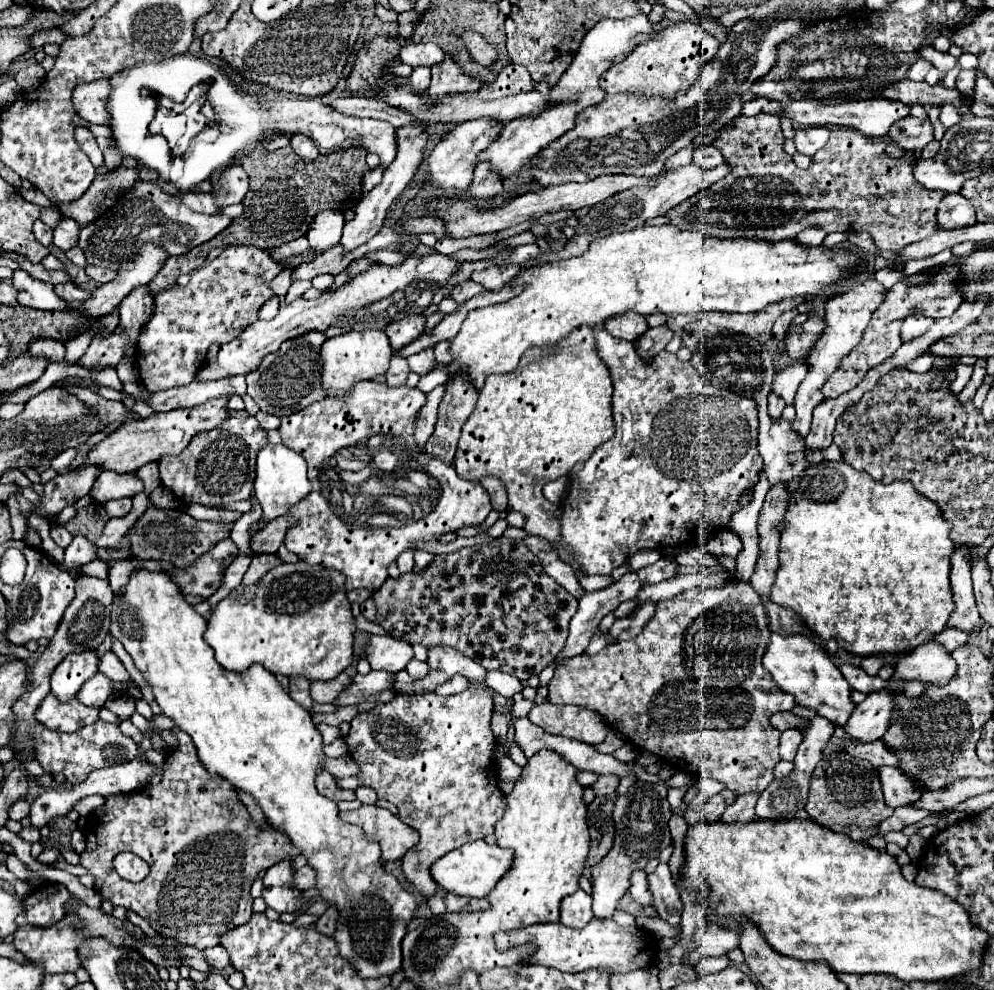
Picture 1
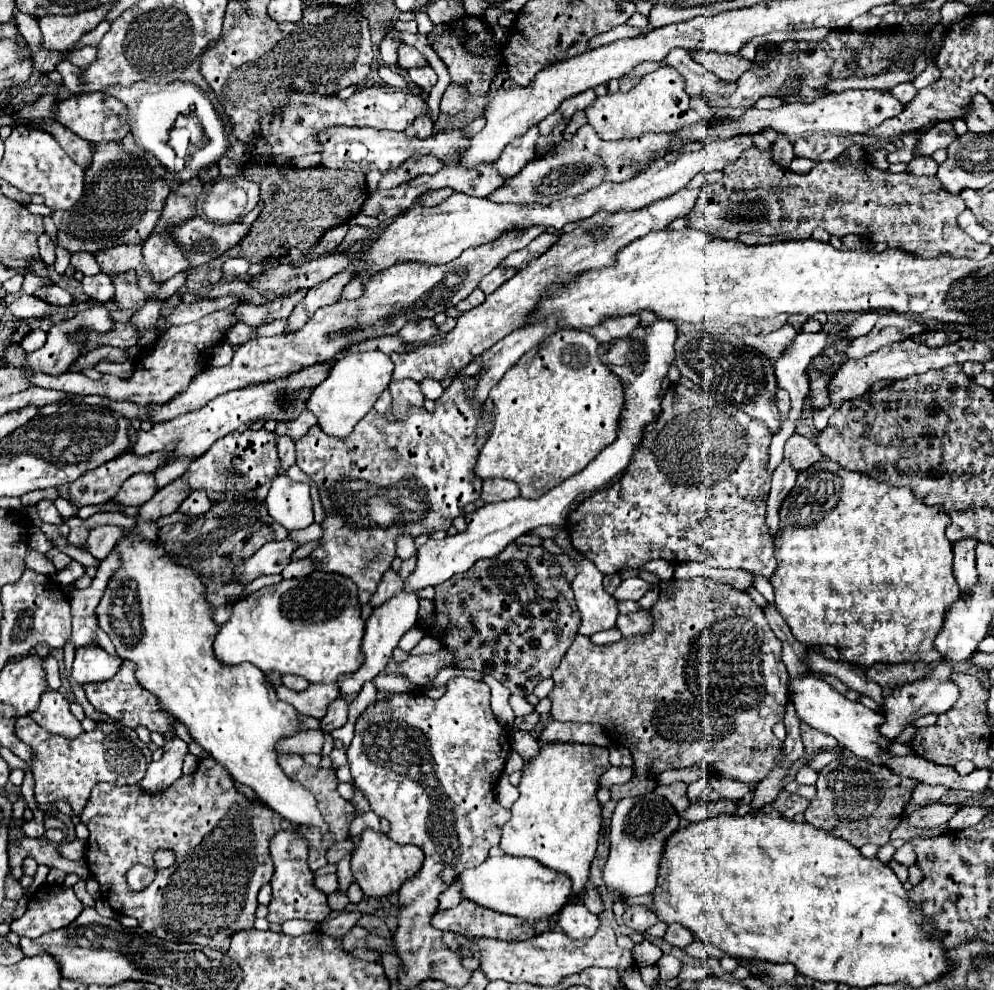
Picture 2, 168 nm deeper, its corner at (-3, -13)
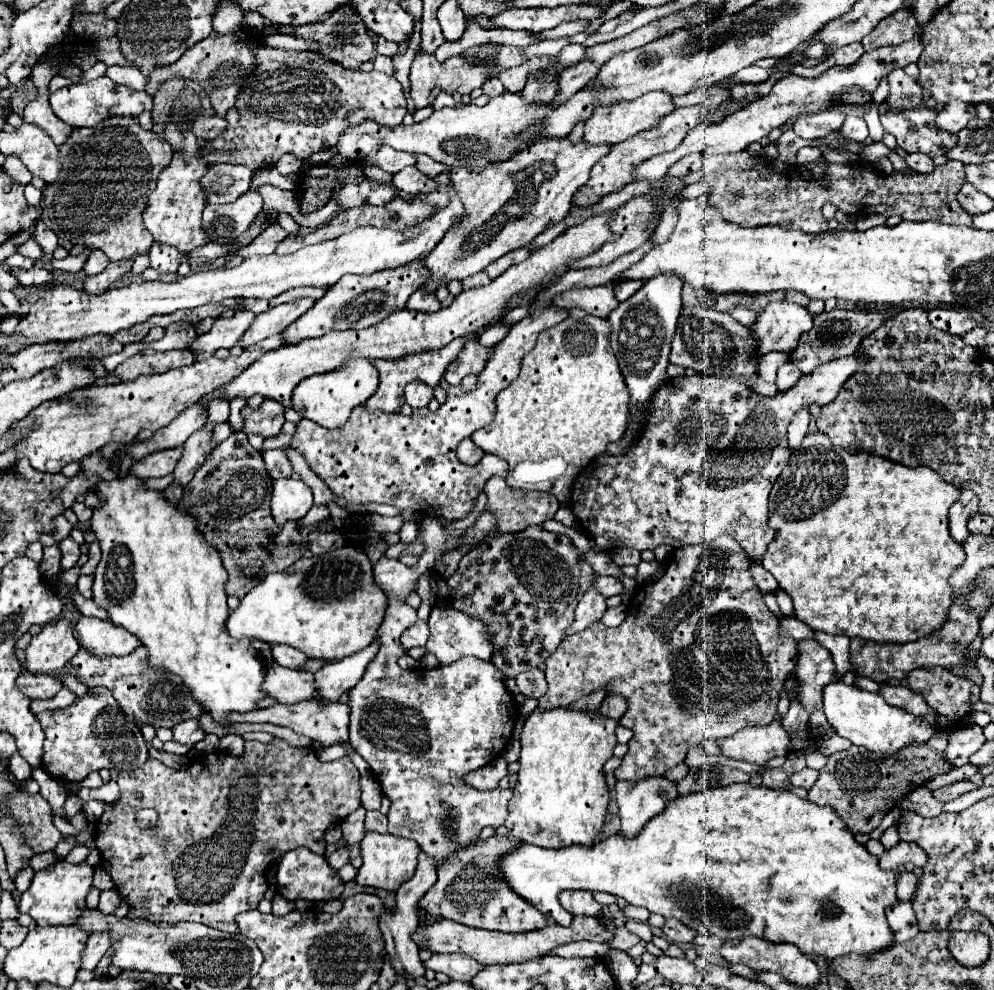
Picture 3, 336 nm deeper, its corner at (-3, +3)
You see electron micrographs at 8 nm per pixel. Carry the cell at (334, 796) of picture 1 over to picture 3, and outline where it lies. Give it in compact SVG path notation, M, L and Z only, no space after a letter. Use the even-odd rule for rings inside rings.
M274 738L268 744L246 742L240 758L212 752L180 770L148 758L142 768L120 772L118 786L122 798L106 804L96 824L96 846L102 854L104 870L130 904L128 916L150 922L200 922L230 934L238 932L236 916L254 910L264 898L268 890L264 874L276 856L298 846L324 854L326 828L360 806L360 774L348 756L334 762L320 762L310 746L298 748L282 738ZM142 808L158 812L154 828L138 828L136 812Z

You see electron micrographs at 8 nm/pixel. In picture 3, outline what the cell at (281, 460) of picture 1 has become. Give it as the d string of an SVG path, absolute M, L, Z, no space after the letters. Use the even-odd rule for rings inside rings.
M282 478L274 482L272 492L272 516L276 524L286 524L290 520L302 520L312 508L312 490L302 480Z

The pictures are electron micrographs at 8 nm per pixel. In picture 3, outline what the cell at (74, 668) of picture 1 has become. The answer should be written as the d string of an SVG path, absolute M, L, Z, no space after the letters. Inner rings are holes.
M82 616L76 622L76 636L84 648L98 656L126 656L142 646L134 634L126 632L122 626L112 624L110 618L98 620Z

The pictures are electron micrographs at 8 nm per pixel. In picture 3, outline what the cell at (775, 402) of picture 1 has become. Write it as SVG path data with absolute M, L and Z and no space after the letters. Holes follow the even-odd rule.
M786 362L784 366L778 368L778 376L776 376L778 390L786 390L788 386L794 386L800 376L802 376L802 372L798 372L798 368L794 368L794 364Z

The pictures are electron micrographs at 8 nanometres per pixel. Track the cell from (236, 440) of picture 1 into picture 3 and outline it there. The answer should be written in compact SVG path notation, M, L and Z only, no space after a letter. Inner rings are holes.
M264 400L258 408L244 406L242 416L246 420L246 430L244 432L254 432L264 438L272 438L282 430L284 420L284 410L286 406L278 404L276 400Z

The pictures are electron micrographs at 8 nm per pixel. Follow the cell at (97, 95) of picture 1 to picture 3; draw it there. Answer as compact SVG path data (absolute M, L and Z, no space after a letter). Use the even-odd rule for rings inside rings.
M102 76L86 84L72 84L72 86L60 88L58 92L50 94L50 108L62 122L66 122L72 128L80 128L80 126L96 126L98 122L110 116L138 116L144 110L152 110L152 98L146 92L130 90Z

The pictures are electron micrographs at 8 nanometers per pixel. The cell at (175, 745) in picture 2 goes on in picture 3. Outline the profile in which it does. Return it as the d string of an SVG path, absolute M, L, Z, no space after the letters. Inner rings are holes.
M184 720L182 724L174 726L174 740L180 744L196 744L206 738L206 732L200 728L198 720Z

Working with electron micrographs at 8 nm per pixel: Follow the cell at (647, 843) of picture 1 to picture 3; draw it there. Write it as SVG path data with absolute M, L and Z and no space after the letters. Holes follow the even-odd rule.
M650 776L642 780L622 780L616 784L616 800L620 806L622 834L626 838L636 836L642 826L660 814L668 800L678 796L676 782L664 776Z

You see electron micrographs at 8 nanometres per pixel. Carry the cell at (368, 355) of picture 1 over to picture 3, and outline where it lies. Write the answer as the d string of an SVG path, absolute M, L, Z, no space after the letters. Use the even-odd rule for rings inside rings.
M350 358L350 362L340 370L328 374L316 374L302 380L302 384L298 384L298 388L294 390L292 408L302 418L308 418L318 426L338 428L348 420L350 412L356 406L362 406L376 392L376 388L378 388L378 372L372 366L372 362L364 358Z

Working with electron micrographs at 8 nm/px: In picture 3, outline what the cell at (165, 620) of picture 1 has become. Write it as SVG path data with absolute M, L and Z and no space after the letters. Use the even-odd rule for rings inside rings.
M132 474L110 482L100 480L94 486L94 494L100 504L92 514L92 530L102 548L102 560L94 574L94 602L110 614L114 624L124 626L142 640L150 652L150 666L178 674L192 690L194 700L208 708L216 722L228 724L226 716L230 712L254 710L256 702L266 696L260 690L264 666L250 640L236 640L226 632L226 618L230 616L226 604L228 574L218 550L204 540L196 520L180 510L176 500L168 500L162 490L148 490L144 480Z

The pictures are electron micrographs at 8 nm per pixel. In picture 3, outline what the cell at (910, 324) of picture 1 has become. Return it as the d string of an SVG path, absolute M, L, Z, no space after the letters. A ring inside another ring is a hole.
M958 307L930 310L930 322L934 328L940 328L948 334L958 334L958 336L968 334L976 326L976 320L970 318L965 309Z

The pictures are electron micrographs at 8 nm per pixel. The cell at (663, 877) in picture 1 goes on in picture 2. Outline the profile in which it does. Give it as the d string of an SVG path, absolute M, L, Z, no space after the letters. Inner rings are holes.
M668 924L668 930L664 934L664 940L670 942L672 946L684 948L686 944L694 942L694 934L688 928L684 928L682 924Z

